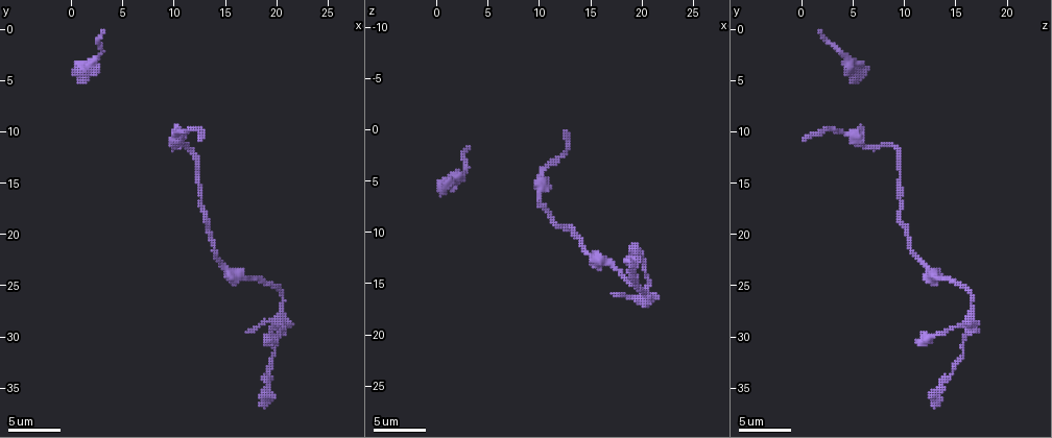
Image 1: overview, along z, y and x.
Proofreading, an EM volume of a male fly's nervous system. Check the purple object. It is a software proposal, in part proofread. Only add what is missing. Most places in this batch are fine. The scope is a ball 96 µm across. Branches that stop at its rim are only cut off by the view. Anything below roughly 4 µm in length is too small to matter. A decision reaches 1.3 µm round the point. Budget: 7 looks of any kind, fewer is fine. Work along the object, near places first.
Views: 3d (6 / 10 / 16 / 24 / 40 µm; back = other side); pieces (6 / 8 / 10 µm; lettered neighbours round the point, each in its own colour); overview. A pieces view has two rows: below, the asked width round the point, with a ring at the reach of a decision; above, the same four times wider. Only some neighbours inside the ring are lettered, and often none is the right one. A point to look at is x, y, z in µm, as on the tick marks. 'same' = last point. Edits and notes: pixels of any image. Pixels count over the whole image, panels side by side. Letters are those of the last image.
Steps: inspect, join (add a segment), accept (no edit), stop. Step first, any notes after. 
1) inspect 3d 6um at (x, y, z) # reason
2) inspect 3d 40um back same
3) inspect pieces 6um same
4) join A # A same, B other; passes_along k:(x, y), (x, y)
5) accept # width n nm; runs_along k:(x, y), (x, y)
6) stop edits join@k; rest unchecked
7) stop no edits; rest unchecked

inspect pieces 6um at (17.4, 29.4, 16.0) # an open end

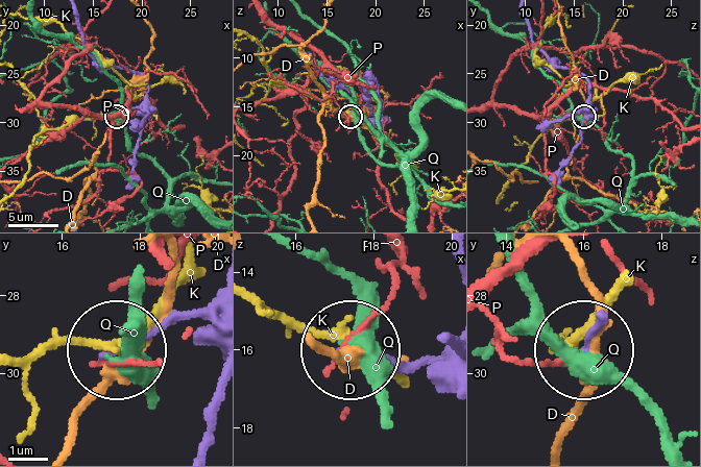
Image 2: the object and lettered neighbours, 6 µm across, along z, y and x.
accept # width 210 nm; D other, K other, P other, Q other; no lettered segment goes on from it

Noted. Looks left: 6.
inspect pieces 8um at (18.4, 36.4, 13.0) # free end

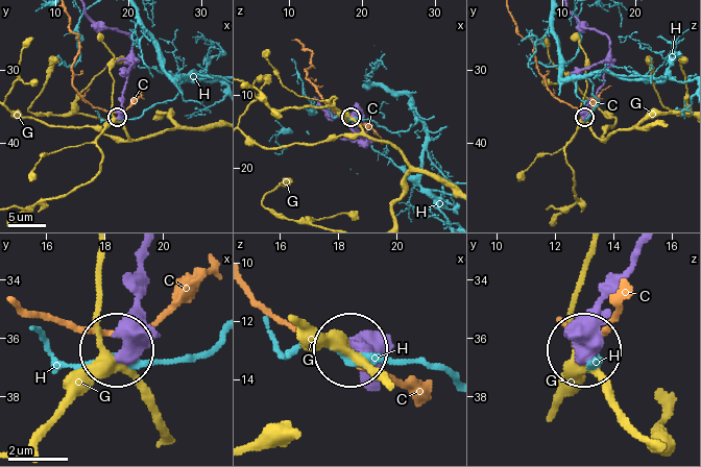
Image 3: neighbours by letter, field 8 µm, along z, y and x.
accept # C other, G other, H other; none of them fits

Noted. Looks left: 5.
inspect 3d 6um at (19.4, 30.4, 11.4) # an open end

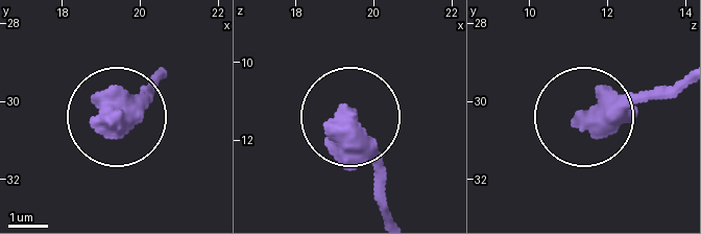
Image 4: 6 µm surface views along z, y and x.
inspect pieces 8um at (19.25, 30.45, 11.30)

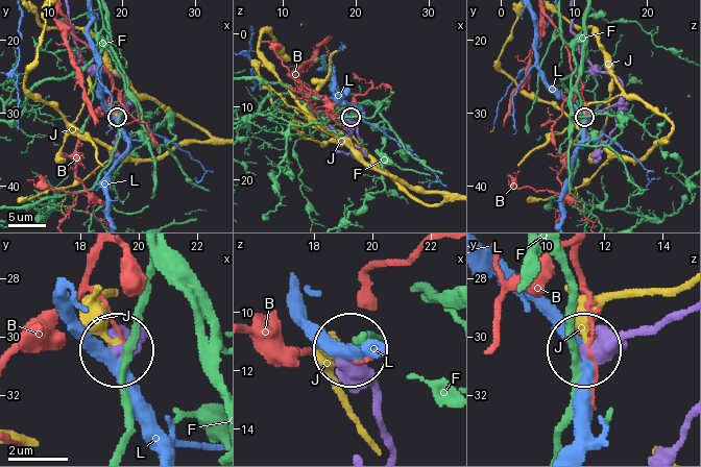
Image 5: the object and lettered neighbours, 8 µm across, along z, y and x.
accept # width 530 nm; B other, F other, J other, L other; runs_along 5:(683, 309), (588, 346); none of them fits

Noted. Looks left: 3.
inspect pieces 10um at (0.4, 4.2, 6.4) # an open end

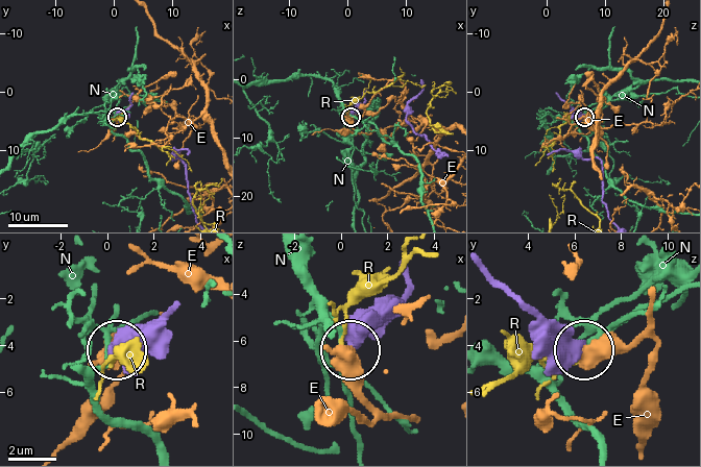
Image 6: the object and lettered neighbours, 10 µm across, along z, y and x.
accept # width 460 nm; E other, N other, R other; no lettered segment goes on from it

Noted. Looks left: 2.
stop no edits; rest unchecked

